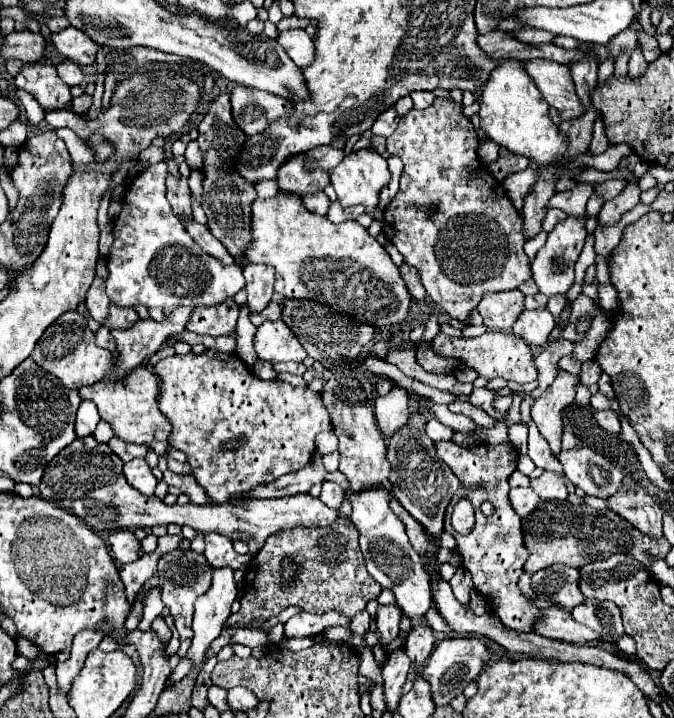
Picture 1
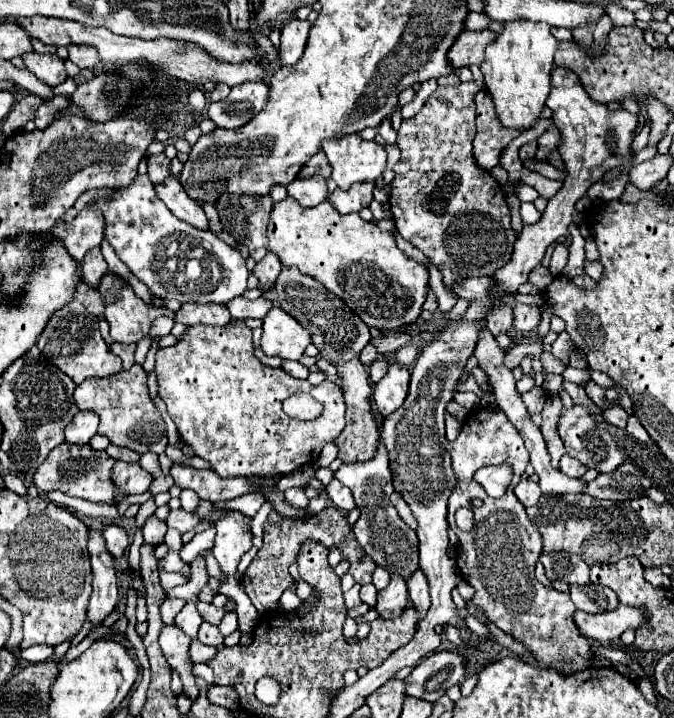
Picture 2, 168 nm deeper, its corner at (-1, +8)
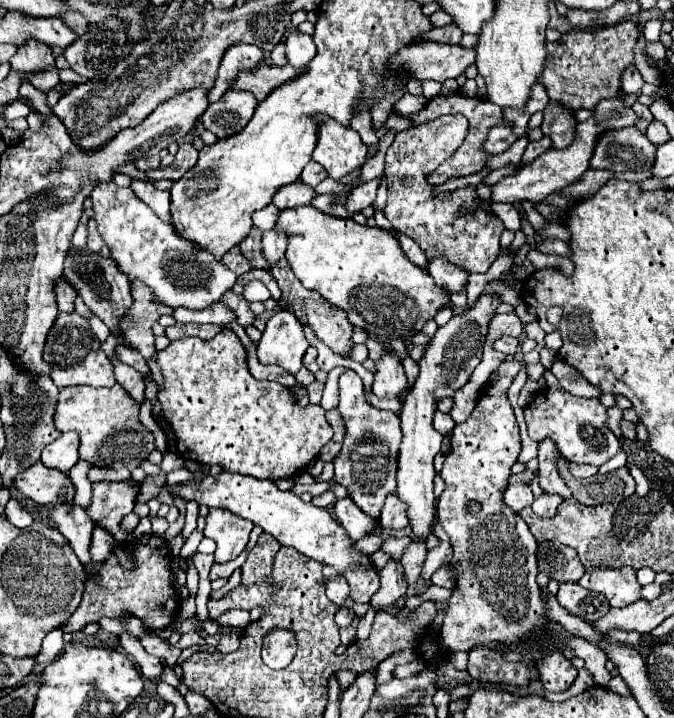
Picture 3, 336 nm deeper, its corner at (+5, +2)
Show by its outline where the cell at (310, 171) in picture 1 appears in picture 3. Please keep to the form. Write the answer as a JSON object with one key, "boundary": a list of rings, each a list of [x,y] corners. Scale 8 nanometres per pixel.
{"boundary":[[[309,161],[309,163],[305,165],[303,173],[301,173],[303,183],[305,183],[305,185],[309,185],[309,187],[315,187],[315,185],[317,185],[317,183],[321,183],[325,177],[327,177],[325,169],[321,169],[321,165],[317,165],[315,161]]]}

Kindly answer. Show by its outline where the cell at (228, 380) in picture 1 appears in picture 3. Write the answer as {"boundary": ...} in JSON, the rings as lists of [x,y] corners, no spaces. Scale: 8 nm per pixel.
{"boundary":[[[223,329],[211,341],[201,341],[197,337],[173,341],[165,351],[159,353],[157,361],[165,377],[165,387],[159,393],[159,401],[167,423],[177,435],[179,455],[185,459],[207,465],[219,463],[225,467],[225,471],[275,481],[303,471],[315,457],[319,457],[323,445],[333,437],[333,429],[319,405],[301,409],[295,405],[293,393],[281,383],[257,381],[251,377],[245,363],[245,347],[231,329]]]}

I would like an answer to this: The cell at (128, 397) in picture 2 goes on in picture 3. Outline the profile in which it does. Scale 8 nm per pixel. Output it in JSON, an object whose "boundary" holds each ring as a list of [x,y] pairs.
{"boundary":[[[115,383],[109,389],[95,389],[81,385],[81,387],[65,387],[59,391],[57,413],[53,415],[53,421],[59,433],[75,431],[79,435],[81,461],[113,469],[127,467],[129,471],[133,471],[155,449],[153,435],[141,425],[137,415],[139,415],[139,405],[119,383]]]}

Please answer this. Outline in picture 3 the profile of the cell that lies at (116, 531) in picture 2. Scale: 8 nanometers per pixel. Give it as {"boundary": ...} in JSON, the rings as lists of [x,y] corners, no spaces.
{"boundary":[[[101,527],[93,529],[93,537],[91,537],[91,561],[93,563],[103,563],[105,557],[113,551],[113,537],[109,537],[109,533],[105,533]]]}

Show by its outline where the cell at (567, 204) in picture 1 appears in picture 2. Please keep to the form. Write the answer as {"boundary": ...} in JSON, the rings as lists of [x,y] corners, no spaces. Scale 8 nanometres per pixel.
{"boundary":[[[645,123],[643,131],[633,139],[633,143],[631,143],[631,153],[639,153],[639,151],[647,145],[647,137],[649,137],[649,123]]]}

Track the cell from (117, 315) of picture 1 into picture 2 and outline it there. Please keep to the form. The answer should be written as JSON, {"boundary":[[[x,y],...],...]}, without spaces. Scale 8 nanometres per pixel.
{"boundary":[[[81,283],[81,285],[77,287],[75,299],[81,301],[81,303],[87,307],[87,311],[93,313],[93,315],[97,315],[97,317],[101,317],[103,311],[105,311],[105,305],[103,305],[103,299],[101,299],[99,291],[91,289],[91,287],[85,285],[85,283]]]}

